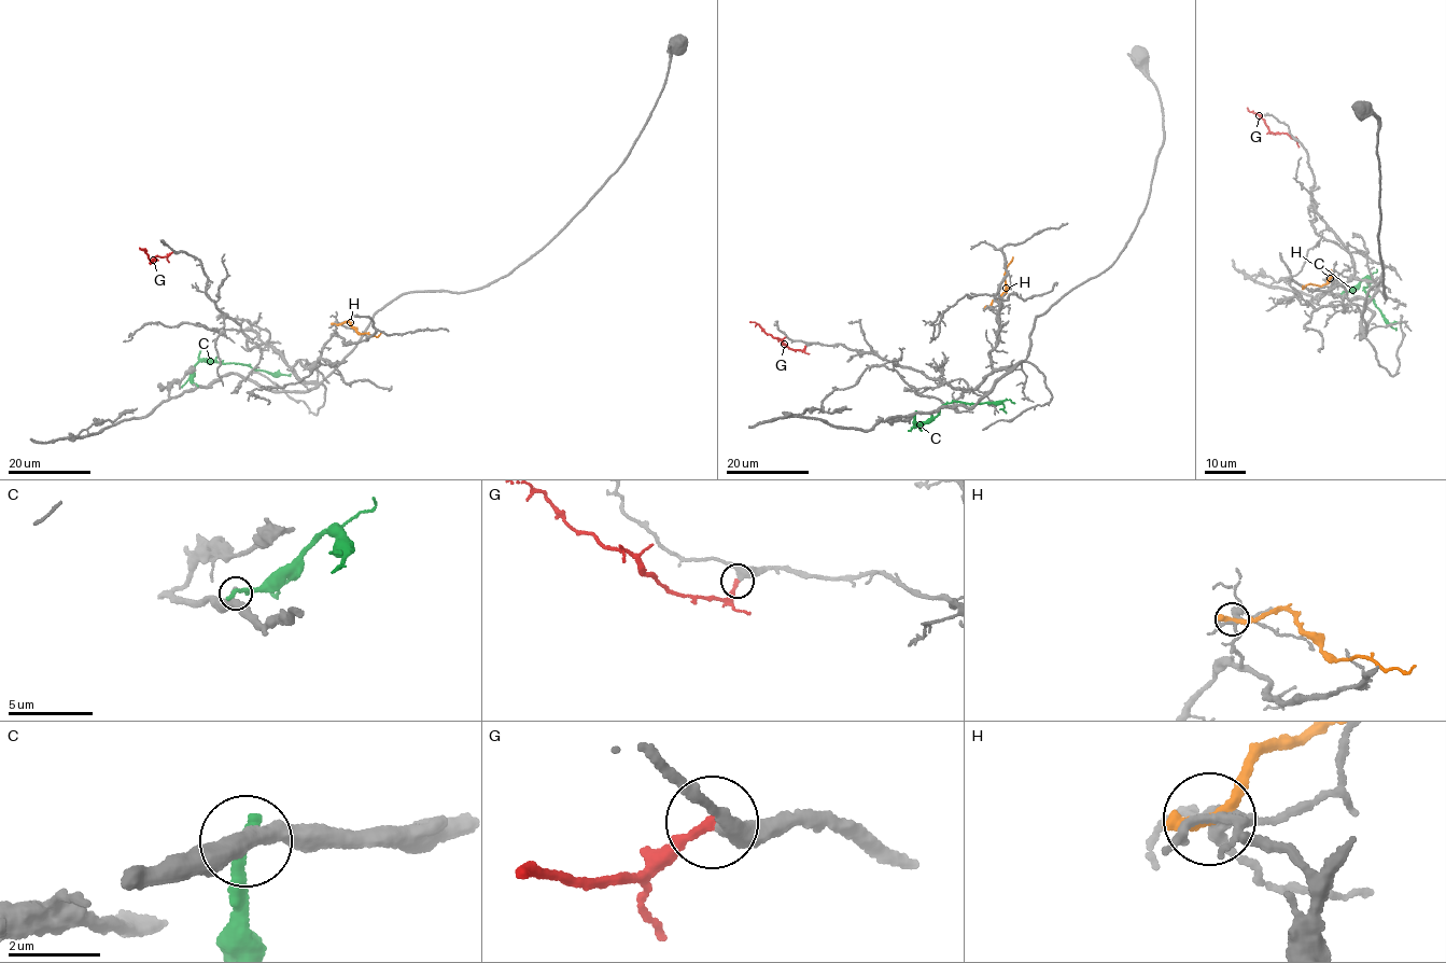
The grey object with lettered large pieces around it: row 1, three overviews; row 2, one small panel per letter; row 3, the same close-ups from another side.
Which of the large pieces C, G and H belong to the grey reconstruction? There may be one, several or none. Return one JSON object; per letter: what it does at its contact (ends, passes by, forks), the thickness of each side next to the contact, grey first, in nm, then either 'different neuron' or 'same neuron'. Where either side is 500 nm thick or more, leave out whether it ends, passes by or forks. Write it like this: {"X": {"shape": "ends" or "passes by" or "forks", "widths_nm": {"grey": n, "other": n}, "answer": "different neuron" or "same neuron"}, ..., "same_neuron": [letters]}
{"C": {"shape": "ends", "widths_nm": {"grey": 360, "other": 320}, "answer": "different neuron"}, "G": {"shape": "ends", "widths_nm": {"grey": 380, "other": 240}, "answer": "same neuron"}, "H": {"shape": "ends", "widths_nm": {"grey": 240, "other": 340}, "answer": "different neuron"}, "same_neuron": ["G"]}

